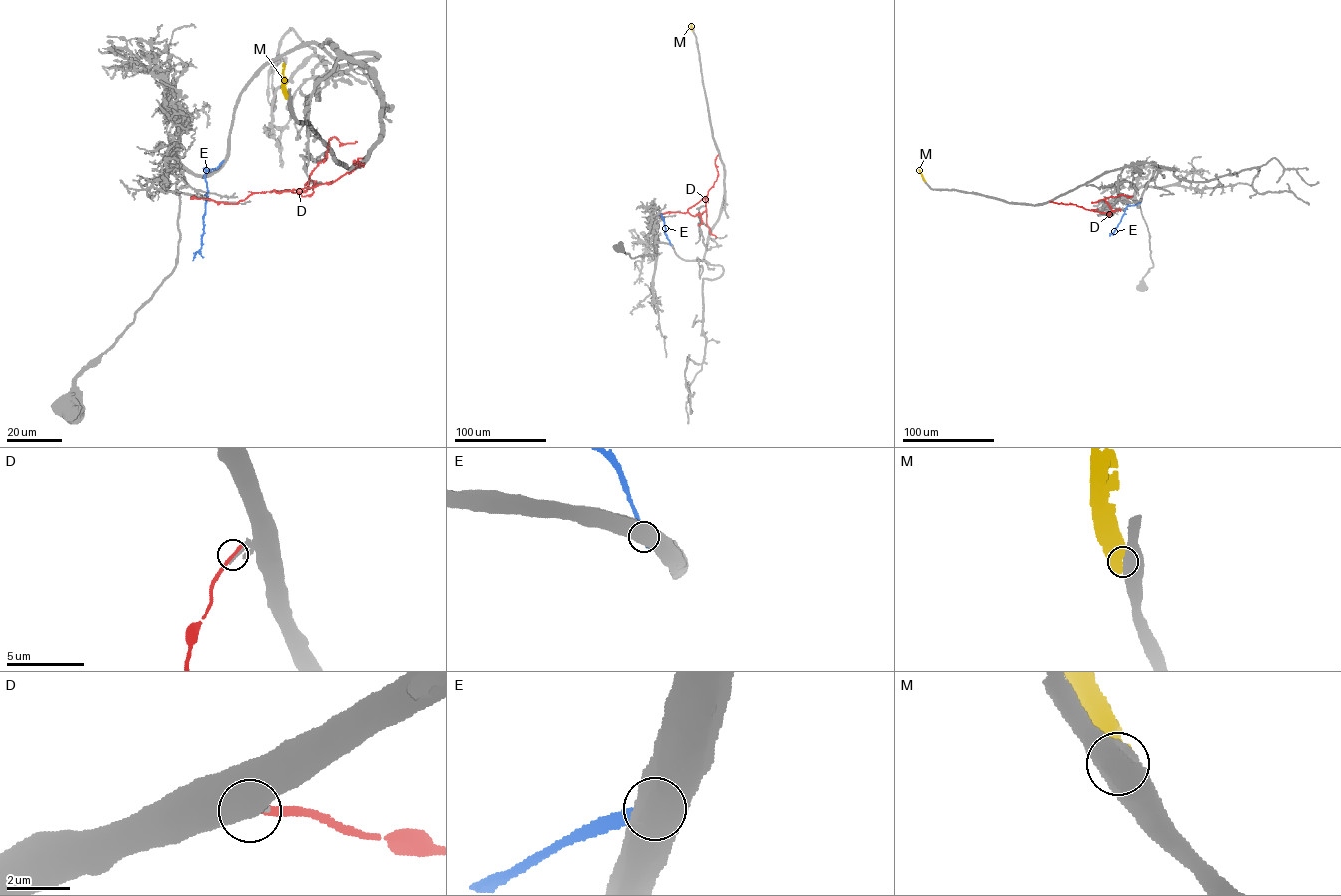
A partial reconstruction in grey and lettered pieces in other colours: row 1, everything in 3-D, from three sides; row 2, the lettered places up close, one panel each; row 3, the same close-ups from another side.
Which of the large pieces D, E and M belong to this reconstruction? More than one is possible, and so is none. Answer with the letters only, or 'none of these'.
none of these

